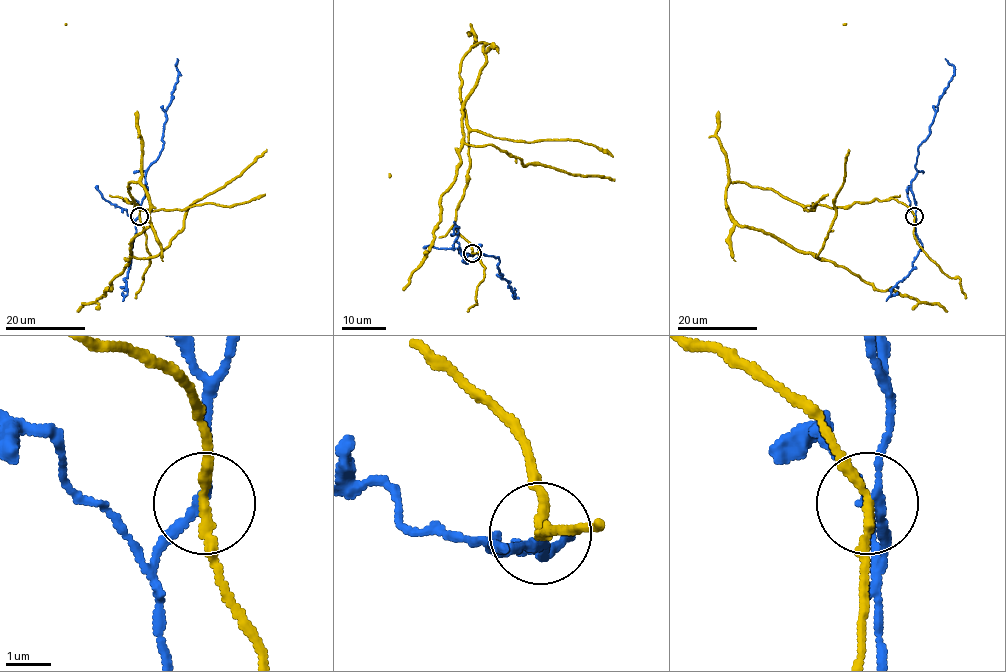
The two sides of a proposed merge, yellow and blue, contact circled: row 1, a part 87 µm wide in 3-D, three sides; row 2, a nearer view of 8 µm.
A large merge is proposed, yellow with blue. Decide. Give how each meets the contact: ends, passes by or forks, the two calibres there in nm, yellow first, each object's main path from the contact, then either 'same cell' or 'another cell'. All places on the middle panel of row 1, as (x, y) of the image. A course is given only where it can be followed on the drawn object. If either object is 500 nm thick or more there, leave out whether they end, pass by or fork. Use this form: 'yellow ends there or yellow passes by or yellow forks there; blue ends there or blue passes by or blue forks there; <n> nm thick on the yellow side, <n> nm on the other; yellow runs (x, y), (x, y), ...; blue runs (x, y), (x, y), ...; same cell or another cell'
yellow passes by; blue passes by; 200 nm thick on the yellow side, 180 nm on the other; yellow runs (472, 254), (455, 224), (469, 167), (459, 68), (477, 44), (486, 65), (462, 140), (614, 179); blue runs (472, 254), (479, 249), (480, 256), (497, 257), (501, 277), (508, 281), (516, 298), (515, 288); another cell

